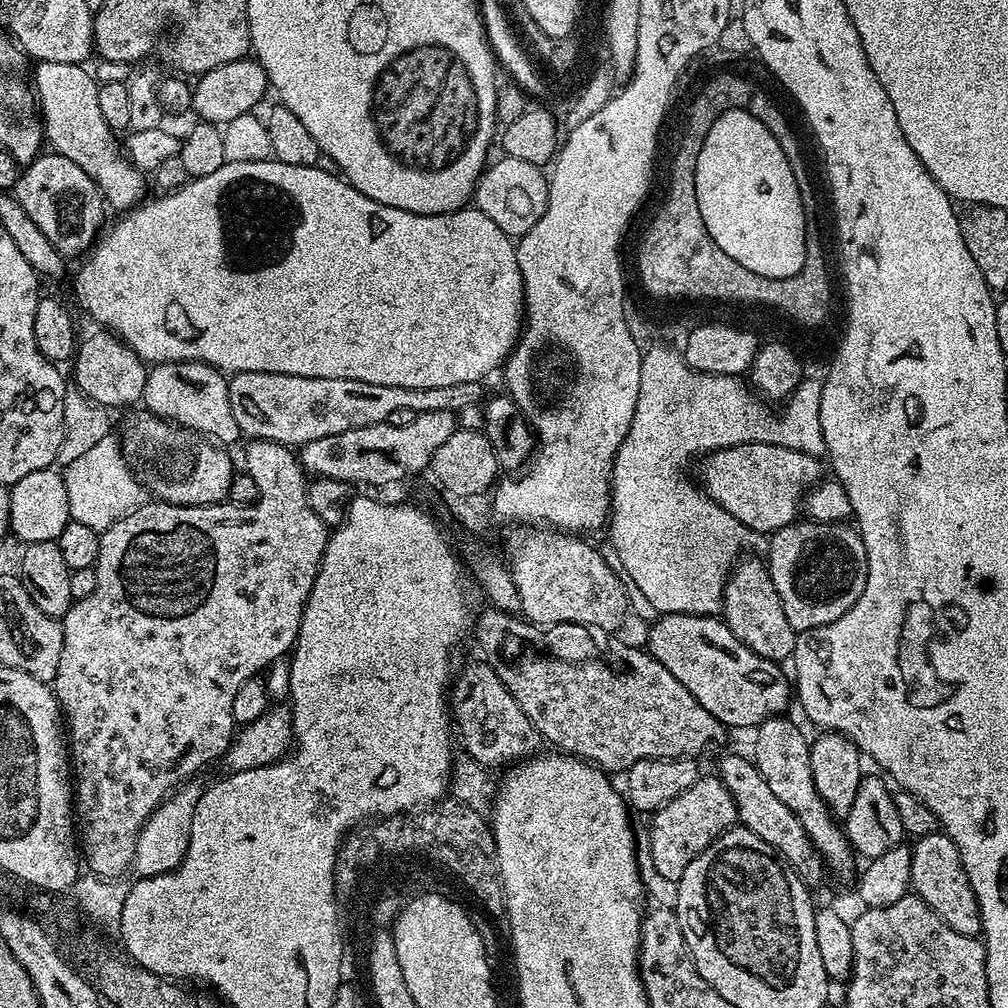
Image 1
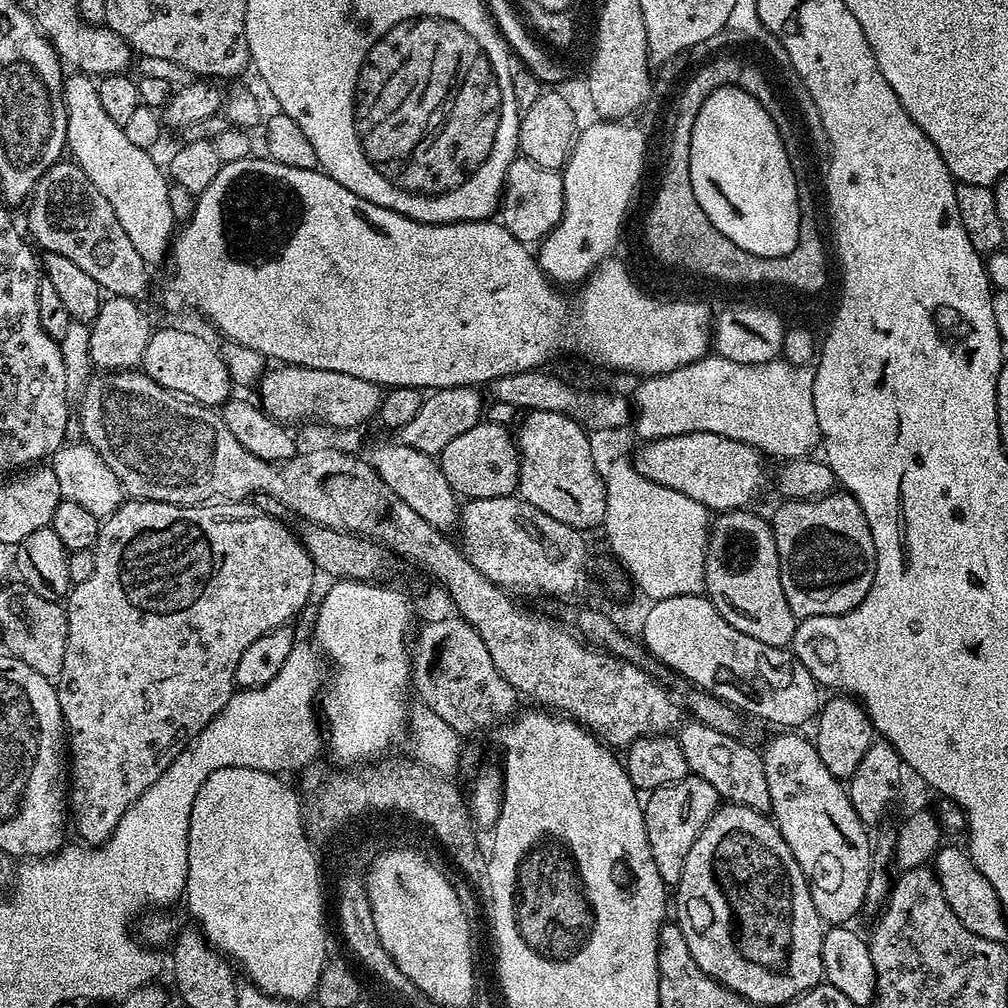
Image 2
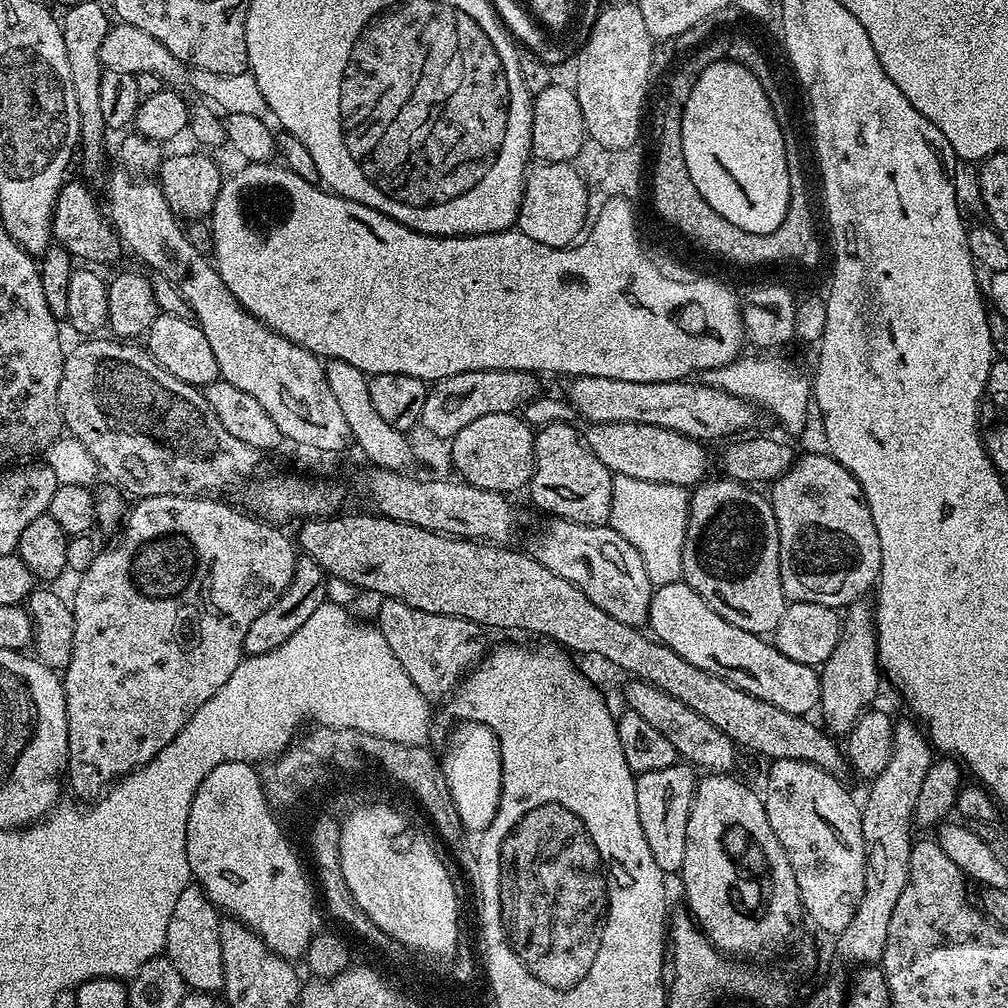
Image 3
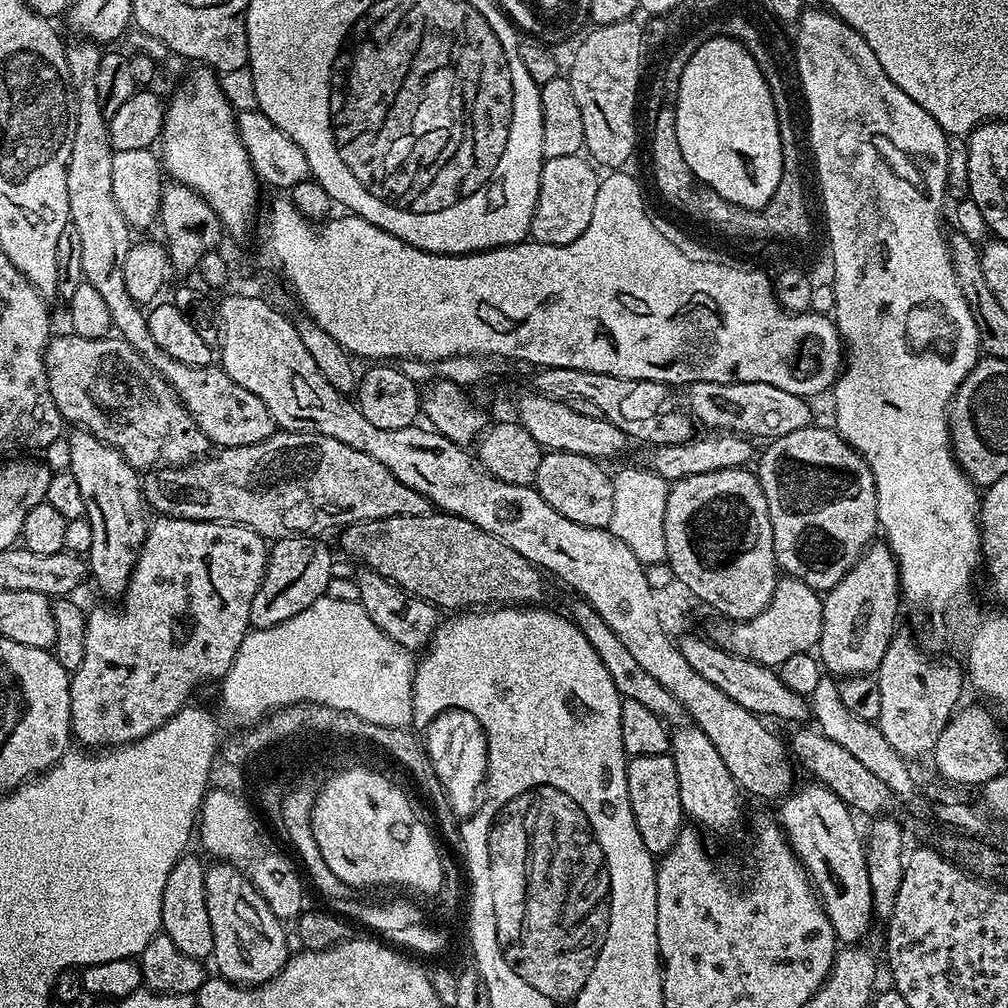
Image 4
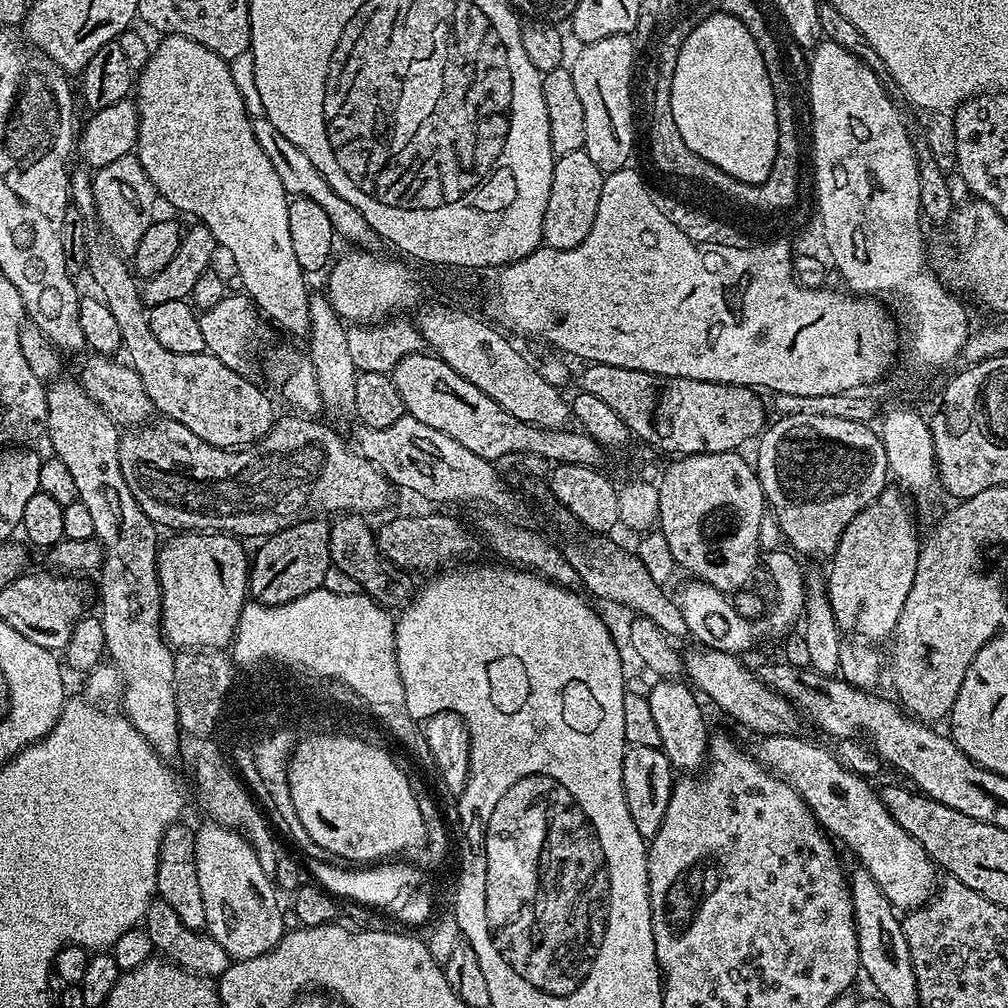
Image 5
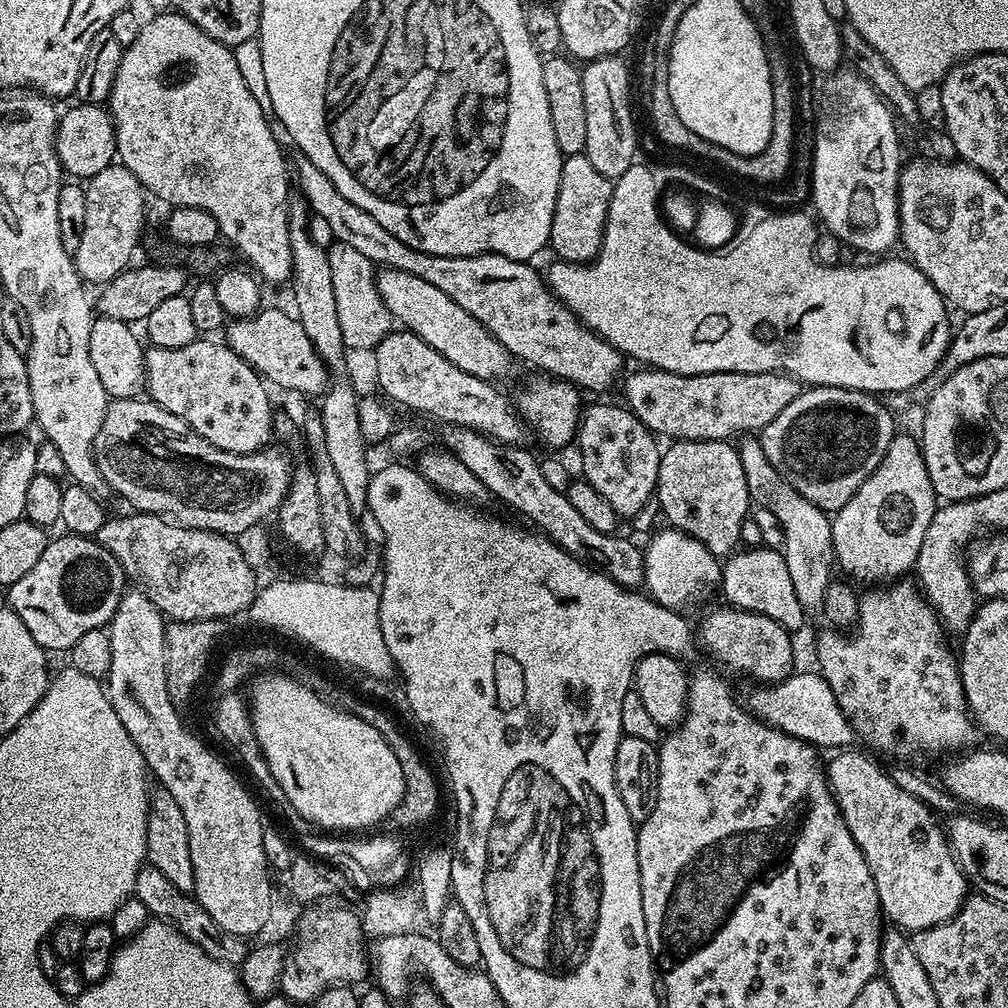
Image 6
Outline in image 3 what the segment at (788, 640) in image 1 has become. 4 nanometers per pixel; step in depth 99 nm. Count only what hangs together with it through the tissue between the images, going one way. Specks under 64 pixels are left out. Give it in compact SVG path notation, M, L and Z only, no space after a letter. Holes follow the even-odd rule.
M727 478L712 479L705 479L703 482L695 485L691 489L688 498L688 525L686 526L686 538L684 539L684 549L682 550L682 580L703 598L705 605L711 611L713 608L726 623L733 624L737 628L735 630L737 633L747 634L746 632L753 632L756 636L762 635L763 632L768 632L768 634L775 633L776 627L780 625L784 617L786 597L782 590L782 578L780 577L780 543L778 542L778 526L774 518L772 501L765 493L764 496L760 493L763 491L746 484L739 484L737 480Z

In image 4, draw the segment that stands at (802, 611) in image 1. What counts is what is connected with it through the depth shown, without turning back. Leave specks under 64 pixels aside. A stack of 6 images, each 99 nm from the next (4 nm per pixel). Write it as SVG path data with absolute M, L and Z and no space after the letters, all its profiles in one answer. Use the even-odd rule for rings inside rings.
M809 426L795 429L794 434L782 434L782 438L771 441L767 445L768 448L764 453L759 453L758 464L760 460L760 468L758 467L758 475L760 485L766 494L766 506L770 510L770 522L774 530L774 554L779 571L786 576L793 576L802 582L806 582L806 586L810 586L815 591L823 594L831 590L834 586L838 586L838 582L842 582L842 578L846 578L847 574L864 554L868 551L873 543L874 537L878 532L878 521L876 519L876 483L874 482L874 474L872 467L862 458L862 454L858 454L852 447L840 437L835 427L816 428Z

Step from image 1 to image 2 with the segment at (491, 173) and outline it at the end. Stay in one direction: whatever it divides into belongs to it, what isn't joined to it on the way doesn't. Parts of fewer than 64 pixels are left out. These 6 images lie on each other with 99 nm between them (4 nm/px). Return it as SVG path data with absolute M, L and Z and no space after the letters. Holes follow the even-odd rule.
M517 155L508 167L504 179L504 195L500 197L499 223L503 224L514 238L529 246L539 245L558 226L564 213L564 177L557 169L538 166L526 157Z

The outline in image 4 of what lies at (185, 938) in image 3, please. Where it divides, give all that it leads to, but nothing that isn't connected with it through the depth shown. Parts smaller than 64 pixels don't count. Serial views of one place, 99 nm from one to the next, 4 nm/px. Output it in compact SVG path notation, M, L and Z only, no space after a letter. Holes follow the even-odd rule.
M185 854L181 856L179 862L174 866L174 870L170 870L170 878L166 878L166 890L162 890L162 922L160 927L163 935L170 938L170 942L174 942L174 946L178 946L178 950L182 950L182 954L190 954L190 958L204 962L211 957L212 951L214 950L214 930L210 930L210 914L206 914L206 878L204 873L206 871L206 864L203 864L196 856L191 854Z

